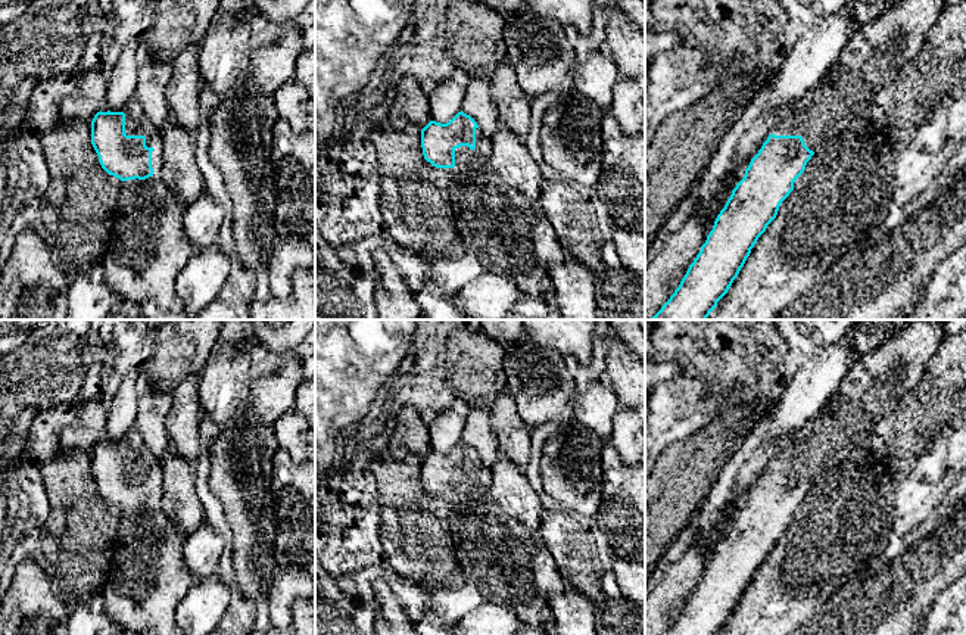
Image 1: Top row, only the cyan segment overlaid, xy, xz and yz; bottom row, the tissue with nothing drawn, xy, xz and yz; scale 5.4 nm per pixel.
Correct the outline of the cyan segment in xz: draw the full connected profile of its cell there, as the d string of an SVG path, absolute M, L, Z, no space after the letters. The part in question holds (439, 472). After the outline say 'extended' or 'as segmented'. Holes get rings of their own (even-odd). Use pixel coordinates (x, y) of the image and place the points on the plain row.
M461 441L446 454L430 451L421 460L421 477L427 492L436 498L443 498L449 508L458 508L467 504L474 505L487 497L492 467L484 466L477 452Z | extended

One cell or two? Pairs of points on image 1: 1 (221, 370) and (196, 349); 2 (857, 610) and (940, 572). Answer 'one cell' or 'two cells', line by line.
1: two cells
2: one cell

